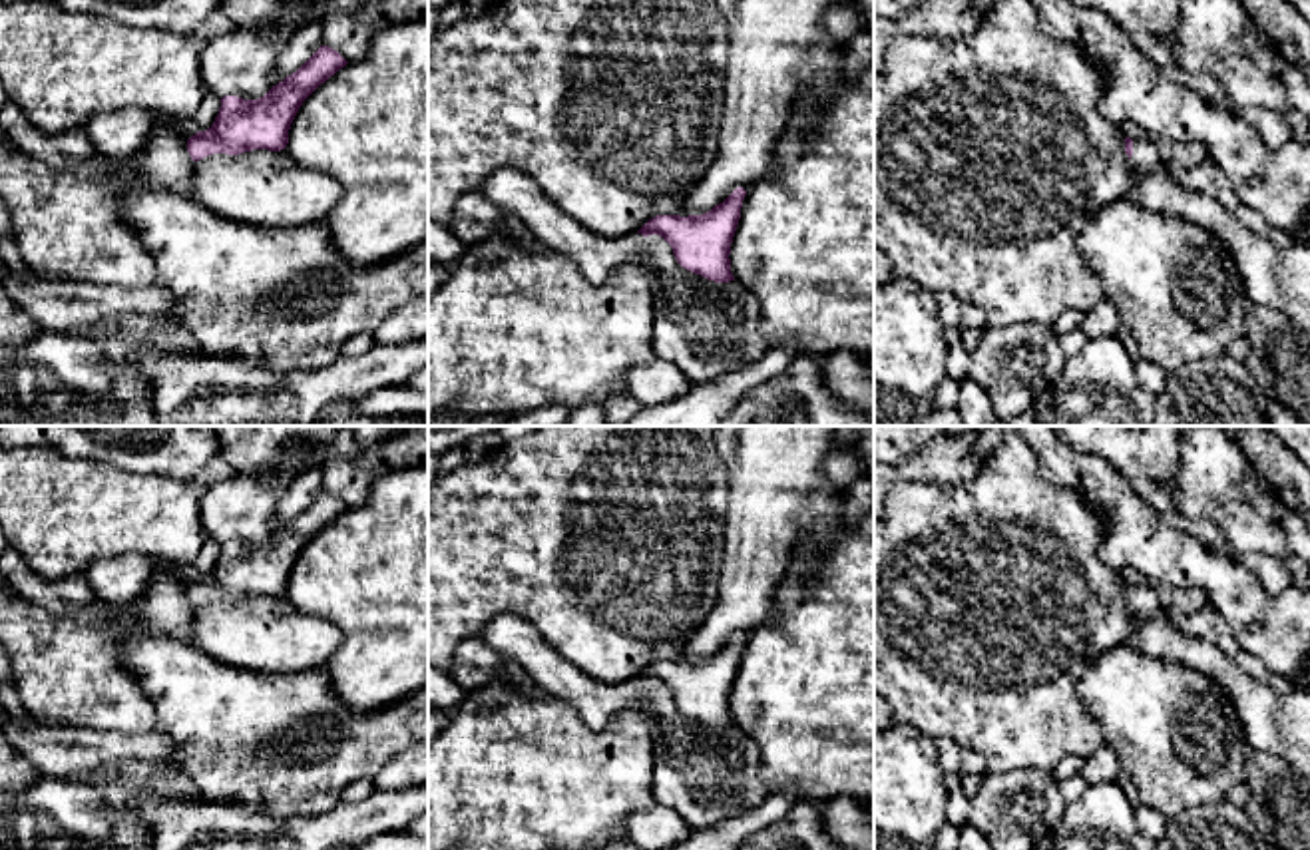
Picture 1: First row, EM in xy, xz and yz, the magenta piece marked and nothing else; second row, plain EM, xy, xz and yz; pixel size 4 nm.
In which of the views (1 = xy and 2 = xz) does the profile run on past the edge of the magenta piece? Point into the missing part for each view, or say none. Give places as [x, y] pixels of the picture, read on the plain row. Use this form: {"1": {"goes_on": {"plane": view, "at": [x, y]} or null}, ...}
{"1": {"goes_on": null}, "2": {"goes_on": null}}

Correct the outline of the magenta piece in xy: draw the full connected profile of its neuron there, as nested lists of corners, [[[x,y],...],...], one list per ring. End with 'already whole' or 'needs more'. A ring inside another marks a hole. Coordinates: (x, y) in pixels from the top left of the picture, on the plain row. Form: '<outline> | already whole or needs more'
[[[321,492],[297,518],[259,545],[221,543],[213,571],[187,585],[193,607],[213,599],[239,601],[253,595],[281,597],[289,589],[291,569],[303,547],[348,508]]] | already whole

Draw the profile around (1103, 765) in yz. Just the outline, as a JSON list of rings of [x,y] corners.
[[[1103,743],[1089,758],[1085,758],[1081,776],[1089,784],[1117,780],[1121,762],[1113,744]]]

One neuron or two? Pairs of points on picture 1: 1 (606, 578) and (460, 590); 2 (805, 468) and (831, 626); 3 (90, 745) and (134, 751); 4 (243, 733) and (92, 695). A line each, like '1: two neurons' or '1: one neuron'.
1: one neuron
2: two neurons
3: one neuron
4: two neurons

